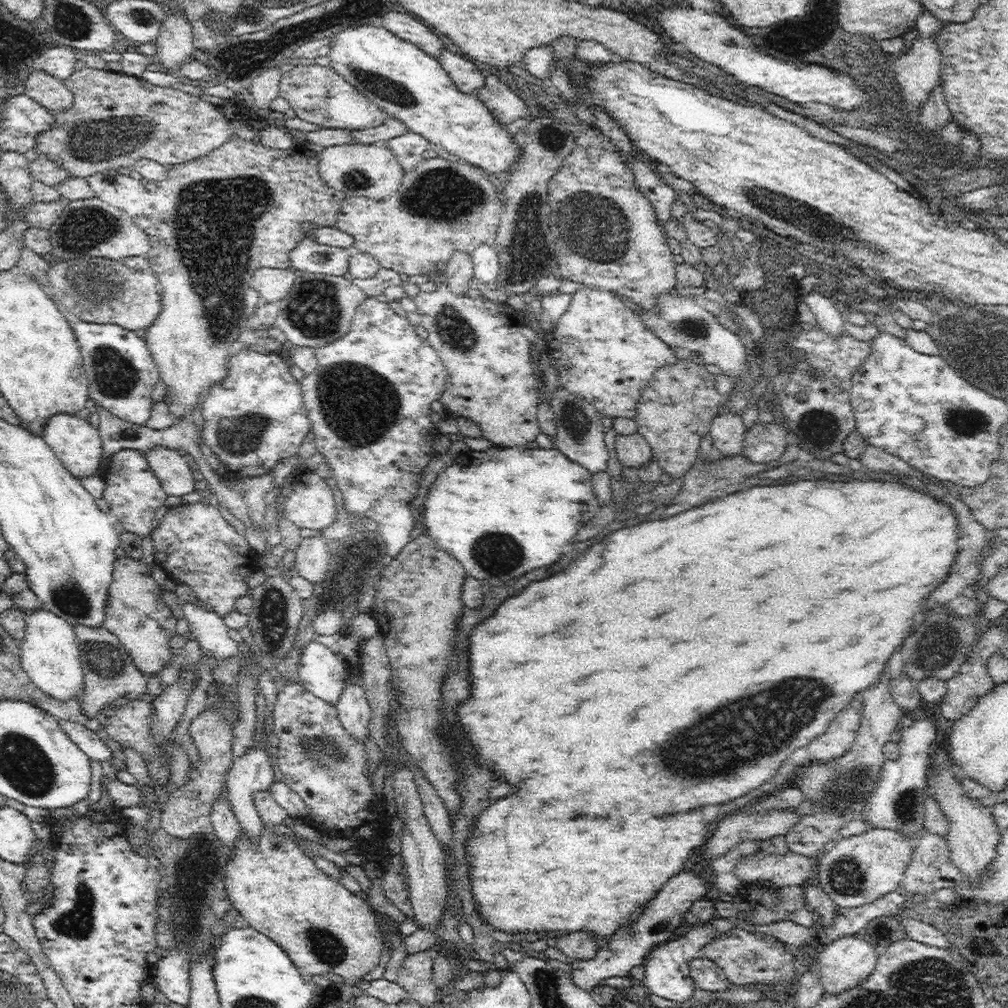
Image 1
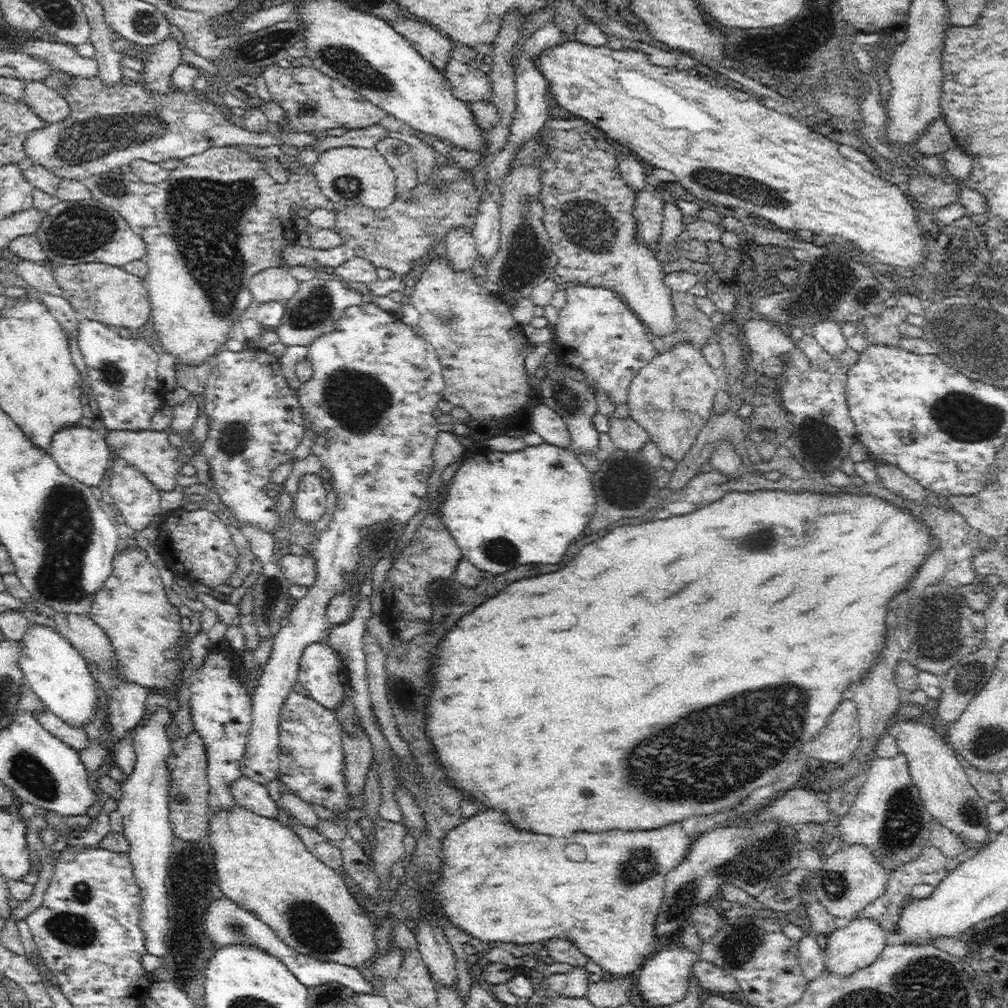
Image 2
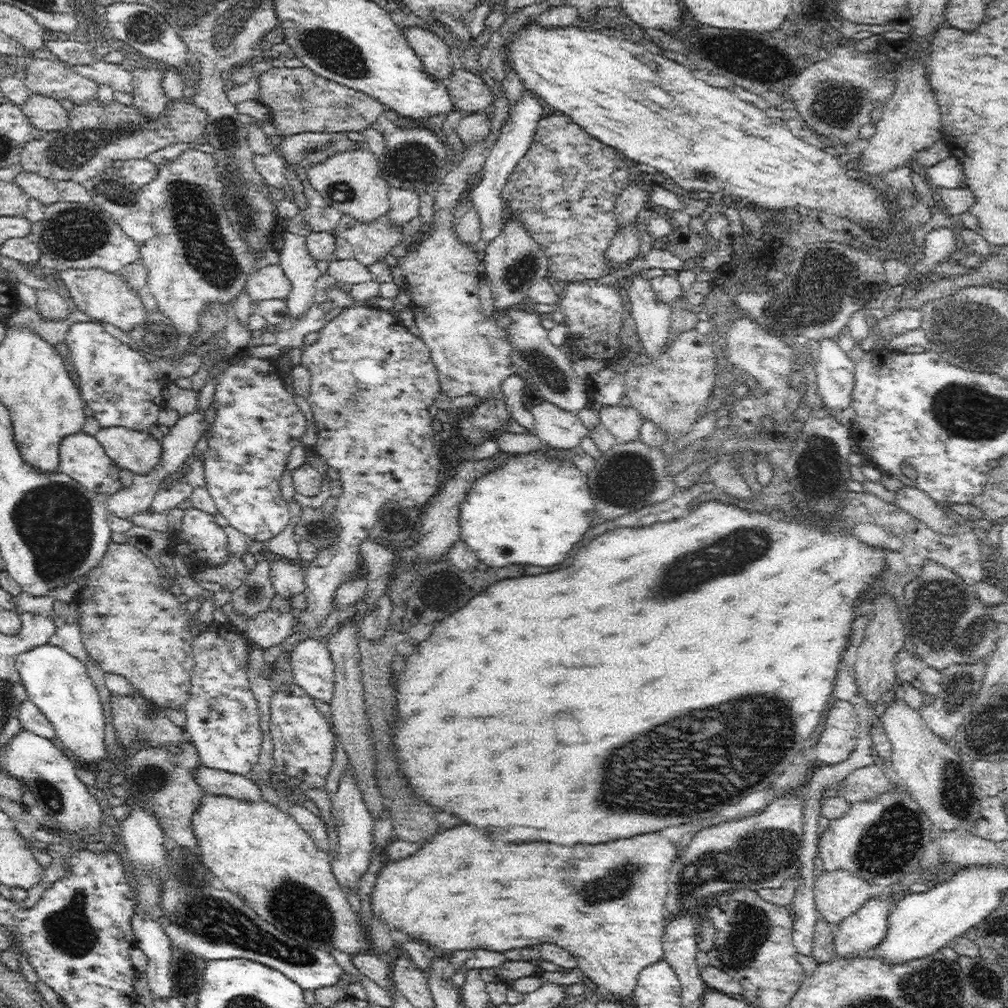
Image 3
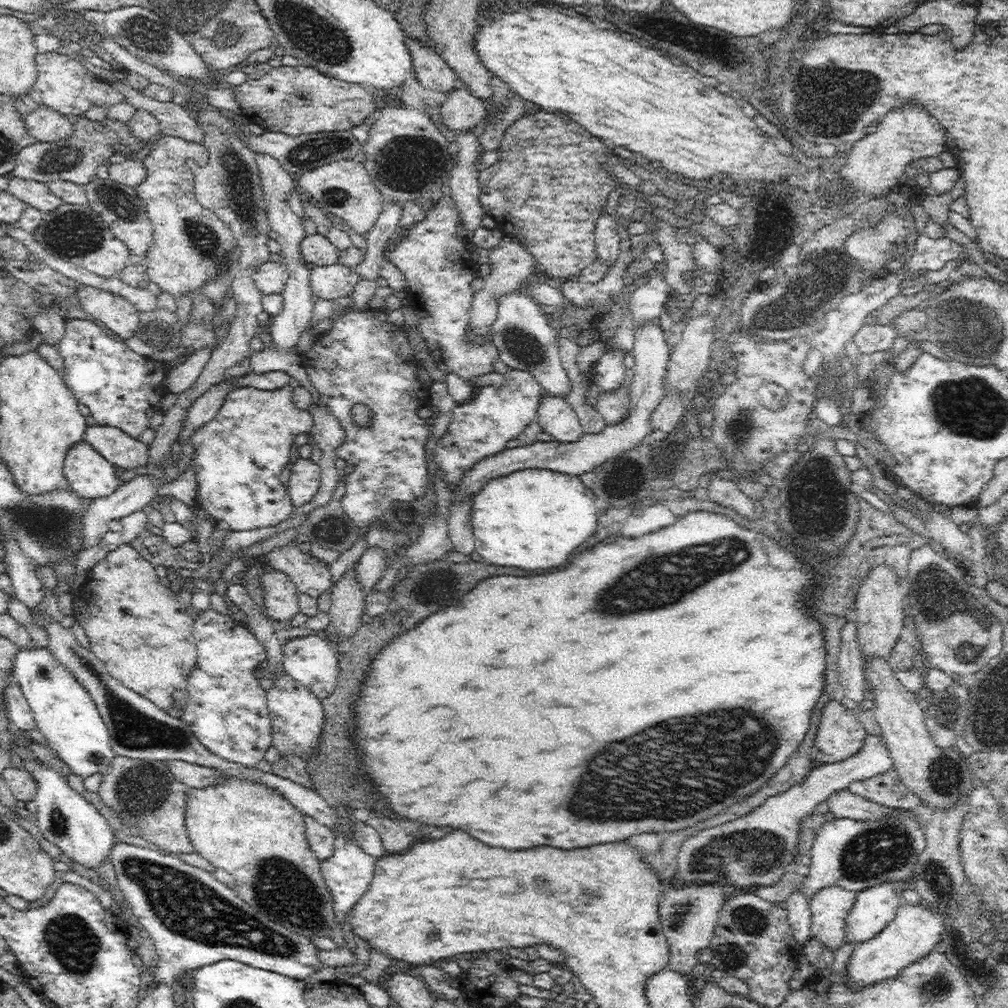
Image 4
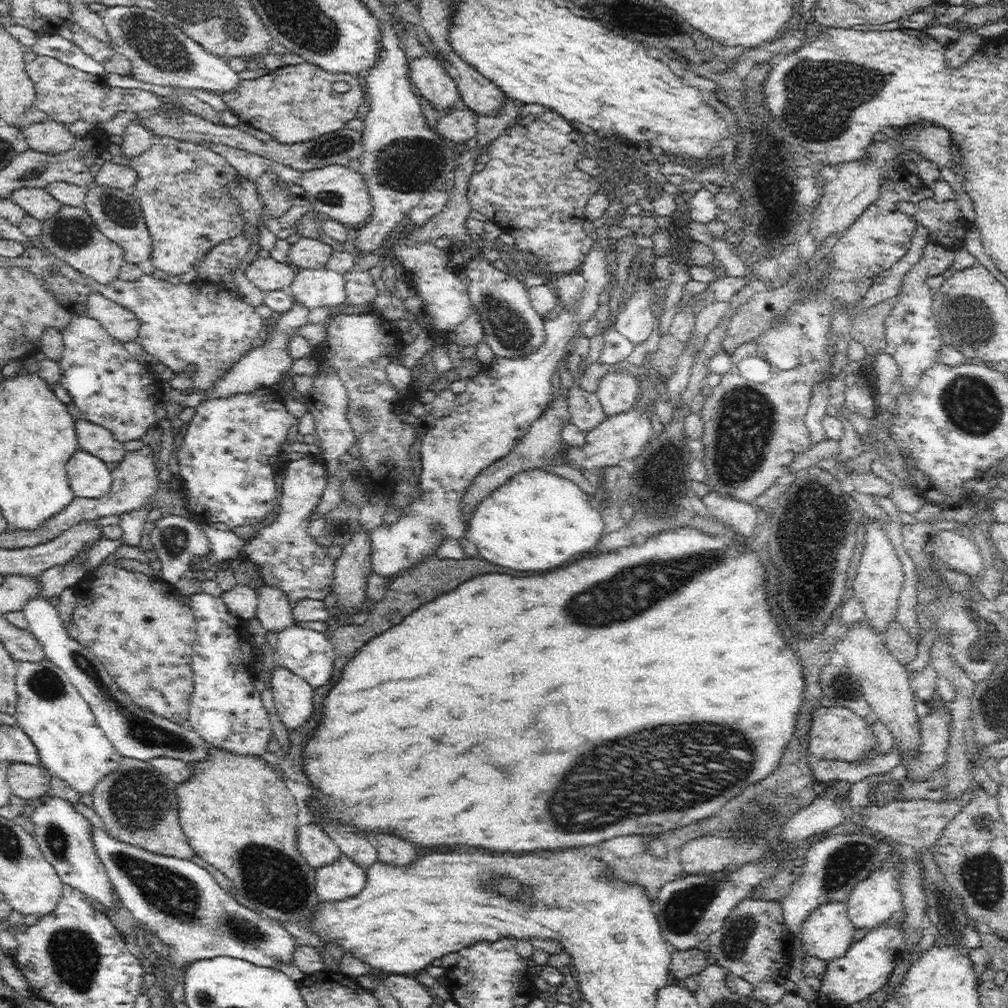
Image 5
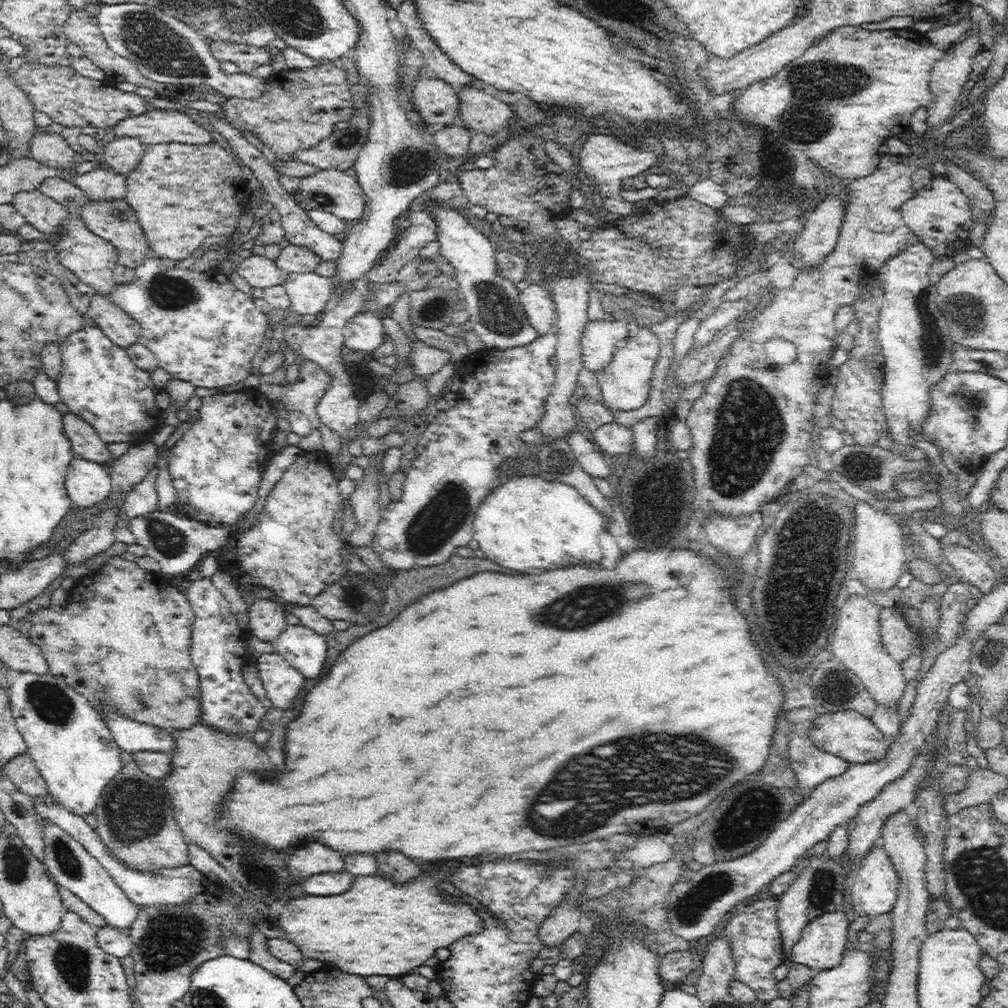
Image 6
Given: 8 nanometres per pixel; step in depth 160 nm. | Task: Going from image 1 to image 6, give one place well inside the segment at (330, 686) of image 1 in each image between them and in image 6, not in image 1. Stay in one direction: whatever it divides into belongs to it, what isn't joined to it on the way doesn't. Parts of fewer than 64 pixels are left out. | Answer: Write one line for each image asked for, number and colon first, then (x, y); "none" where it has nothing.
2: (321, 671)
3: (313, 669)
4: (311, 659)
5: (306, 652)
6: (305, 649)

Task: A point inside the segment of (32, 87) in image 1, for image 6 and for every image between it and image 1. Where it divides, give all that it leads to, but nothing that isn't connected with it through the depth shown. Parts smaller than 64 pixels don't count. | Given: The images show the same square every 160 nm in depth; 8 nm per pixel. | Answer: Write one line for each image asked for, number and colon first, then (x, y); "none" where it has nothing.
2: (49, 104)
3: (45, 113)
4: (45, 124)
5: (51, 137)
6: (51, 149)

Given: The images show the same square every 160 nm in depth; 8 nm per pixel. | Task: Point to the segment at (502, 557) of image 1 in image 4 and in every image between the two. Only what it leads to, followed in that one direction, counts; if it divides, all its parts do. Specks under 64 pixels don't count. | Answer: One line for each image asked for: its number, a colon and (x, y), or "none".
2: (552, 498)
3: (530, 510)
4: (533, 518)

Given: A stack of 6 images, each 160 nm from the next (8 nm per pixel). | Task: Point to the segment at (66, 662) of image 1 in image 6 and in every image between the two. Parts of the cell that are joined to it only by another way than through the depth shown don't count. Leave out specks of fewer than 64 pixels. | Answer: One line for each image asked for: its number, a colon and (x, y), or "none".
2: (56, 671)
3: (58, 683)
4: (65, 714)
5: (50, 711)
6: (72, 747)

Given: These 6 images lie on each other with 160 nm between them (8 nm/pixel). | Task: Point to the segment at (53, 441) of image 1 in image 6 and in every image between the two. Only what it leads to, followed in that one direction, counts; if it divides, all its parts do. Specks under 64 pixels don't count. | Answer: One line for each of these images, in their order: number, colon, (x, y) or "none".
2: (81, 452)
3: (81, 456)
4: (90, 475)
5: (88, 476)
6: (87, 482)

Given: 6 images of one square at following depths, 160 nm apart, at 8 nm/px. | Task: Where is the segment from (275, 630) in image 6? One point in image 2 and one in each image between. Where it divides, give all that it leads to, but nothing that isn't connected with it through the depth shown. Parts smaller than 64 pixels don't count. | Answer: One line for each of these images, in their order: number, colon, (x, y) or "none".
2: (298, 569)
3: (288, 579)
4: (280, 597)
5: (274, 610)

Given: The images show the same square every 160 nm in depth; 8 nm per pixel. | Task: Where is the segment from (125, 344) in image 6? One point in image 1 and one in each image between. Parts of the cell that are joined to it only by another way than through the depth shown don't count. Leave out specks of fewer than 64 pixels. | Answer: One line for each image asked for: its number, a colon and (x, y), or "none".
1: (98, 290)
2: (105, 293)
3: (106, 297)
4: (117, 315)
5: (122, 324)

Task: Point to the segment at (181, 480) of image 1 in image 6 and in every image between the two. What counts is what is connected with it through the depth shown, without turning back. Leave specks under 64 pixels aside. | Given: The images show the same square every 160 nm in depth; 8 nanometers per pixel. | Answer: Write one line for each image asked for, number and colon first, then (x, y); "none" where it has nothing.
2: (149, 450)
3: (137, 451)
4: (113, 444)
5: (93, 438)
6: (86, 443)

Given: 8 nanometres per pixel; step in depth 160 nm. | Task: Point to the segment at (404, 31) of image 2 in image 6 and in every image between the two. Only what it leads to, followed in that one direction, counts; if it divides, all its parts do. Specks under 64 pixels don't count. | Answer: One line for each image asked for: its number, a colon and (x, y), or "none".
3: (434, 53)
4: (430, 69)
5: (435, 84)
6: (435, 102)

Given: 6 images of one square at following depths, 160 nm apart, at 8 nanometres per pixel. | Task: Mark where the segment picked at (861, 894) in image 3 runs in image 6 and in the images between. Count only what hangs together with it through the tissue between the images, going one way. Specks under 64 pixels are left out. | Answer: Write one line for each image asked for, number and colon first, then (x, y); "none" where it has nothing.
4: (830, 907)
5: (826, 934)
6: (822, 942)

